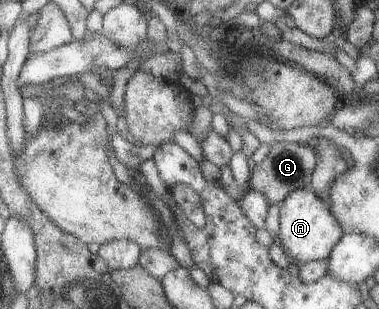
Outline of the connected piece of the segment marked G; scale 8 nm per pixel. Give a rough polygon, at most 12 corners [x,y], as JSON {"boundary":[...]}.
{"boundary":[[275,141],[248,185],[279,205],[309,188],[313,144]]}

